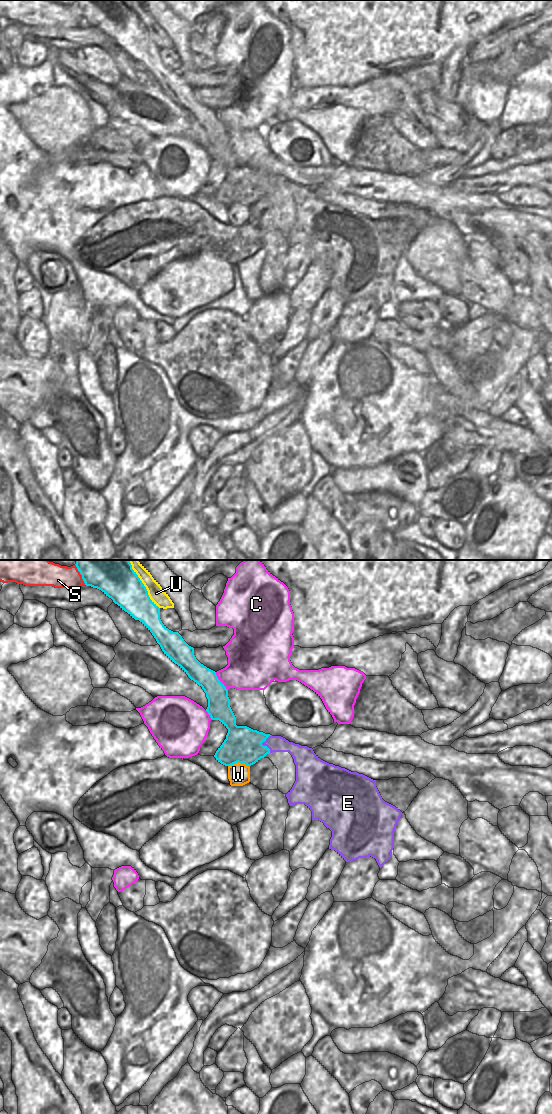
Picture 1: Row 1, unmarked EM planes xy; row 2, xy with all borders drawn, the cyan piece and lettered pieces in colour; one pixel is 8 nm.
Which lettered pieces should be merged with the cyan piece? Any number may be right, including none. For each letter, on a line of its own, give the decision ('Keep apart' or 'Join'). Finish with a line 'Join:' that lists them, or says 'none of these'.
C: Keep apart
E: Keep apart
S: Keep apart
U: Keep apart
W: Keep apart
Join: none of these.

